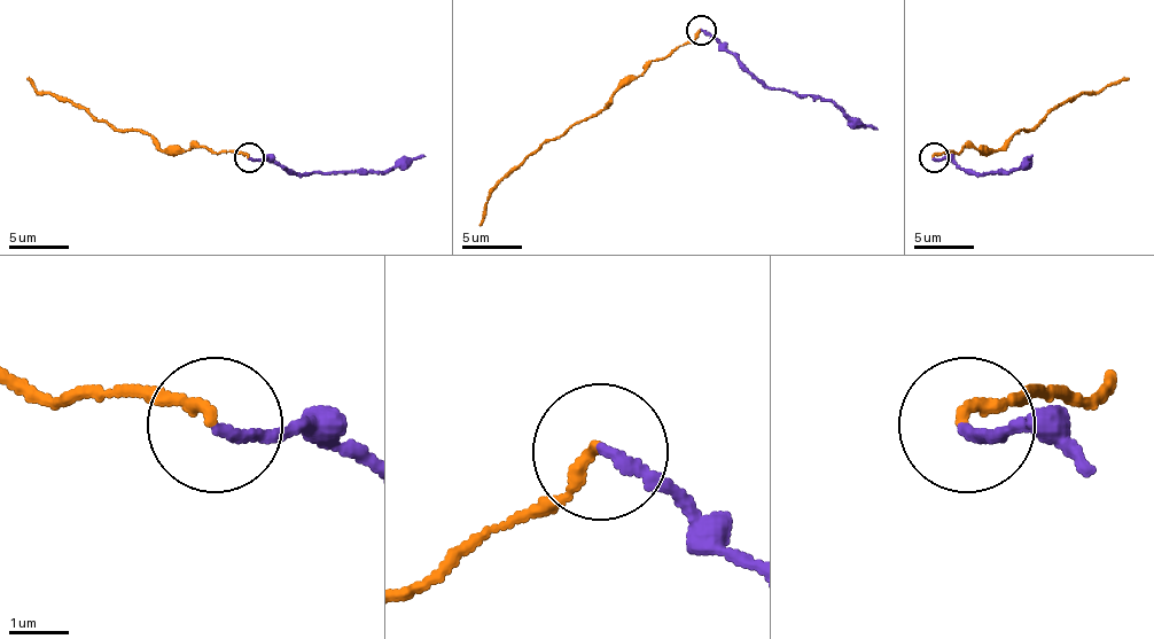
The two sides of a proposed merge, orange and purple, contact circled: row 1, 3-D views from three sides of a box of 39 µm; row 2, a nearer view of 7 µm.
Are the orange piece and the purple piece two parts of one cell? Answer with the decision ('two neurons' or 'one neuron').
two neurons

